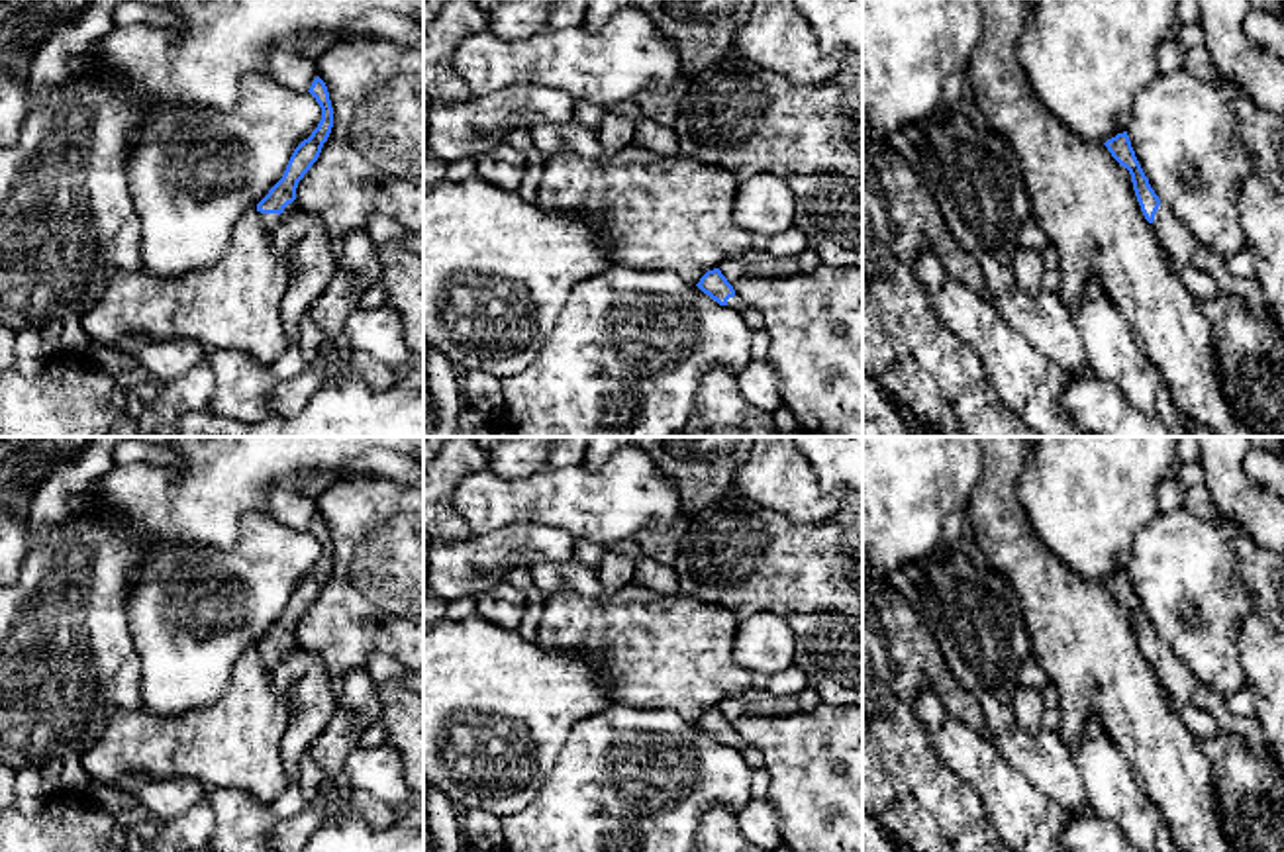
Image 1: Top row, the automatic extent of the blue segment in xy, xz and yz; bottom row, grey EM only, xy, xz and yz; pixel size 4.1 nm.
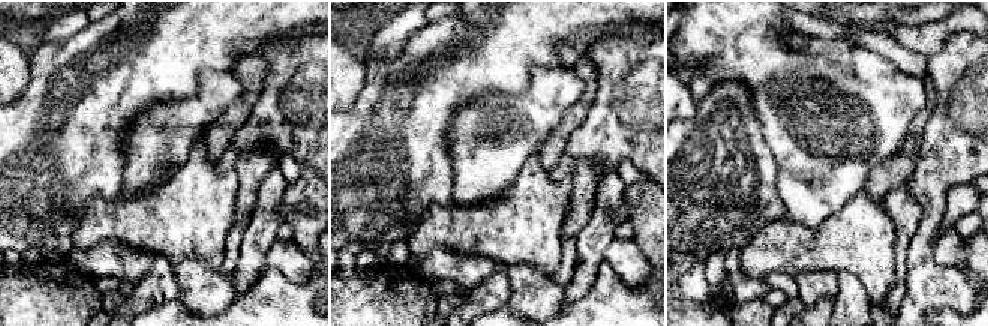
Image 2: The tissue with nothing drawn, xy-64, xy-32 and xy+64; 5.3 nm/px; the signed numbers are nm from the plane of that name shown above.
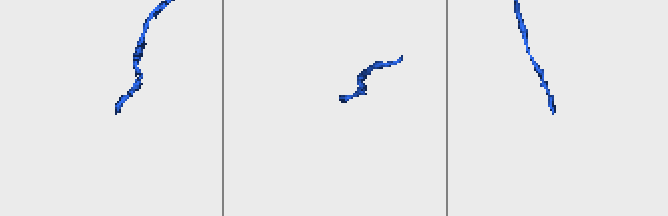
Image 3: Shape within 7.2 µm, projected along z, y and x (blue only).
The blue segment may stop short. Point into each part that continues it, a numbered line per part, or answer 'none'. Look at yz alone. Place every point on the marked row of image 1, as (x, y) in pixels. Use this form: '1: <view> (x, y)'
1: yz (1183, 247)

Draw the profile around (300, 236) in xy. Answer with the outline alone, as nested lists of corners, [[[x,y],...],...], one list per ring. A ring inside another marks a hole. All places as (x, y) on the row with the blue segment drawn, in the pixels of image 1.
[[[302,208],[286,213],[272,237],[288,262],[282,325],[290,341],[310,306],[327,288],[335,270],[335,255],[321,221]]]

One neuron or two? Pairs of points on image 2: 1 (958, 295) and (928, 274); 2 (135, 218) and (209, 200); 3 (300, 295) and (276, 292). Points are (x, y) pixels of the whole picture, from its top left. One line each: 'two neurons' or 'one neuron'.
1: one neuron
2: one neuron
3: one neuron

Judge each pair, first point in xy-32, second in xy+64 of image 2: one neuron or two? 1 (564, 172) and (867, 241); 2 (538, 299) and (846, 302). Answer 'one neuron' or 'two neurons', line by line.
1: two neurons
2: one neuron

